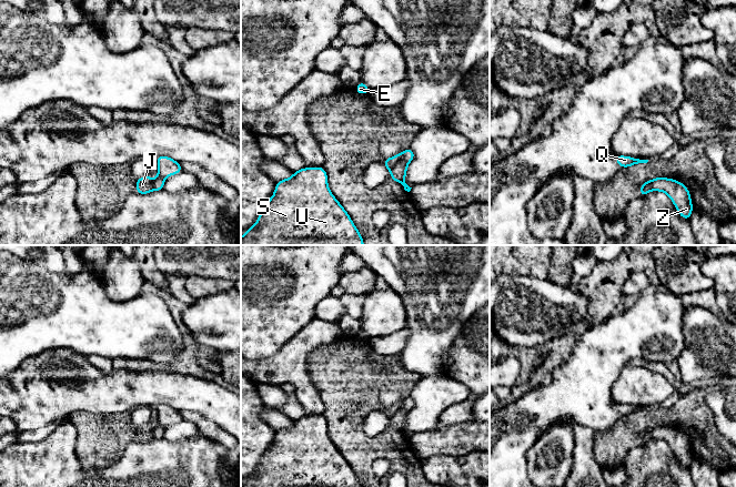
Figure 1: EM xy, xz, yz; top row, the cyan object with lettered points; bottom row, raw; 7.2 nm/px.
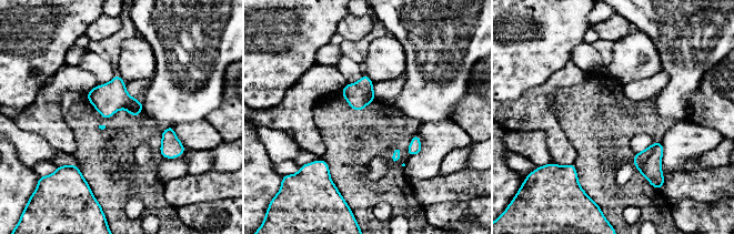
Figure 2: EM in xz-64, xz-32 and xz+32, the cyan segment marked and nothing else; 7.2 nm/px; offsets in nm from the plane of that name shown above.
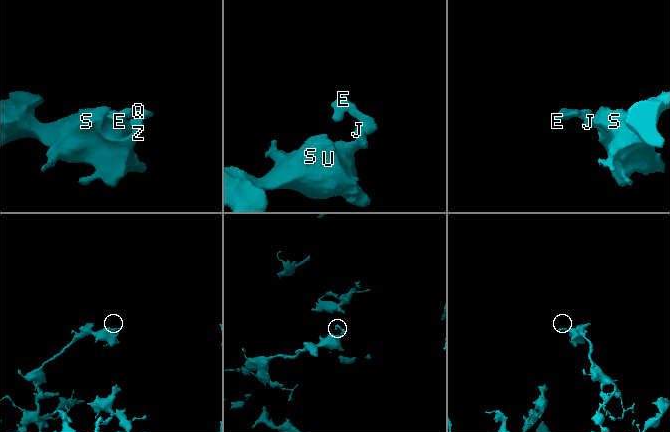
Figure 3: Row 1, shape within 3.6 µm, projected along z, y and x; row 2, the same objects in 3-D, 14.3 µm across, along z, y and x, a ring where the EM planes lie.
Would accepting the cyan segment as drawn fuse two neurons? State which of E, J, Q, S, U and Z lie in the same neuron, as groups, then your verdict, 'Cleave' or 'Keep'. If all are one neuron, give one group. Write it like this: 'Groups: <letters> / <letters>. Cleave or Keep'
Groups: E Q S U Z / J. Cleave

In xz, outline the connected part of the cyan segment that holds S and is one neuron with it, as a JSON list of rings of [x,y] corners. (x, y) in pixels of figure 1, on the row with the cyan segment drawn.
[[[323,166],[301,169],[290,177],[276,182],[273,196],[265,203],[258,221],[241,237],[241,245],[364,245],[363,239],[347,212],[327,186]]]

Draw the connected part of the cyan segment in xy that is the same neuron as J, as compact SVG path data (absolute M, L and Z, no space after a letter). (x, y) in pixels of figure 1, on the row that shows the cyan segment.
M149 174L142 176L139 180L135 180L135 185L137 185L137 192L138 194L148 194L151 191L153 191L152 186L153 180L149 177Z

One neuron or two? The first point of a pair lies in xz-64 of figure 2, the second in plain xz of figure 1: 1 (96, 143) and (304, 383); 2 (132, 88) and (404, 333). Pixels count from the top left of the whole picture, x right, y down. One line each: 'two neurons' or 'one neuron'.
1: two neurons
2: one neuron

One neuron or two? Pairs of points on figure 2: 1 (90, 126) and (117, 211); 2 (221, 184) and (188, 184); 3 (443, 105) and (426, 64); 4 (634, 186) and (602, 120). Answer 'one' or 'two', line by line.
1: one
2: one
3: one
4: one

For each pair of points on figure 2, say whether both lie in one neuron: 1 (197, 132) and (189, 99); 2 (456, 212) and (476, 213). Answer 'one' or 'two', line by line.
1: two
2: one

